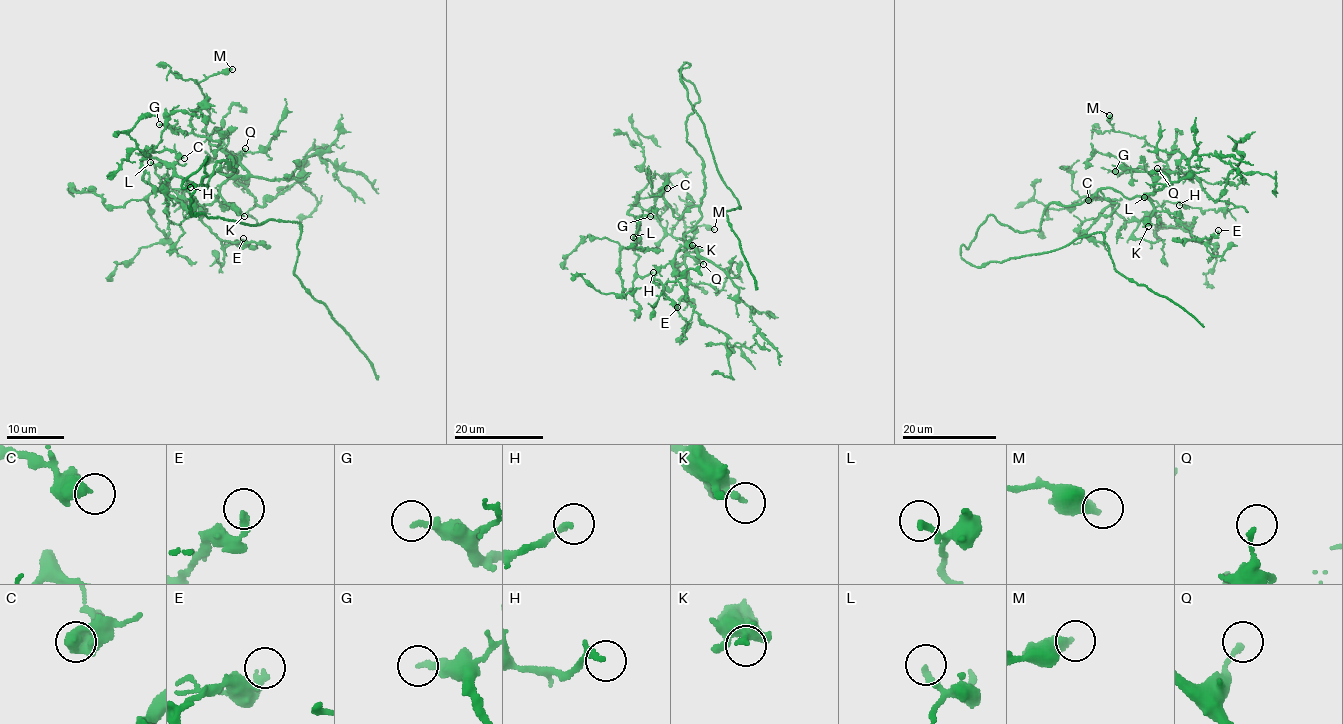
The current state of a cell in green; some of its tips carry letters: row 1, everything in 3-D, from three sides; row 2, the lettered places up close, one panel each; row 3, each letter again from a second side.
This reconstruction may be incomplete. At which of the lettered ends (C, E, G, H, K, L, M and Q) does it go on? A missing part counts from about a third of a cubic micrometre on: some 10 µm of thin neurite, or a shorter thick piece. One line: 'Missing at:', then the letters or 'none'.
Missing at: none

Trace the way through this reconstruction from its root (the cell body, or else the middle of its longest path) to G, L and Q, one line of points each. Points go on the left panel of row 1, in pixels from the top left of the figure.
G: (205, 171), (206, 188), (219, 162), (237, 170), (231, 157), (220, 172), (247, 174), (218, 142), (159, 124)
L: (205, 171), (206, 188), (219, 162), (237, 169), (227, 158), (198, 184), (145, 158), (161, 191), (150, 162)
Q: (205, 171), (206, 188), (219, 162), (237, 170), (231, 157), (230, 172), (220, 172), (243, 176), (245, 148)

